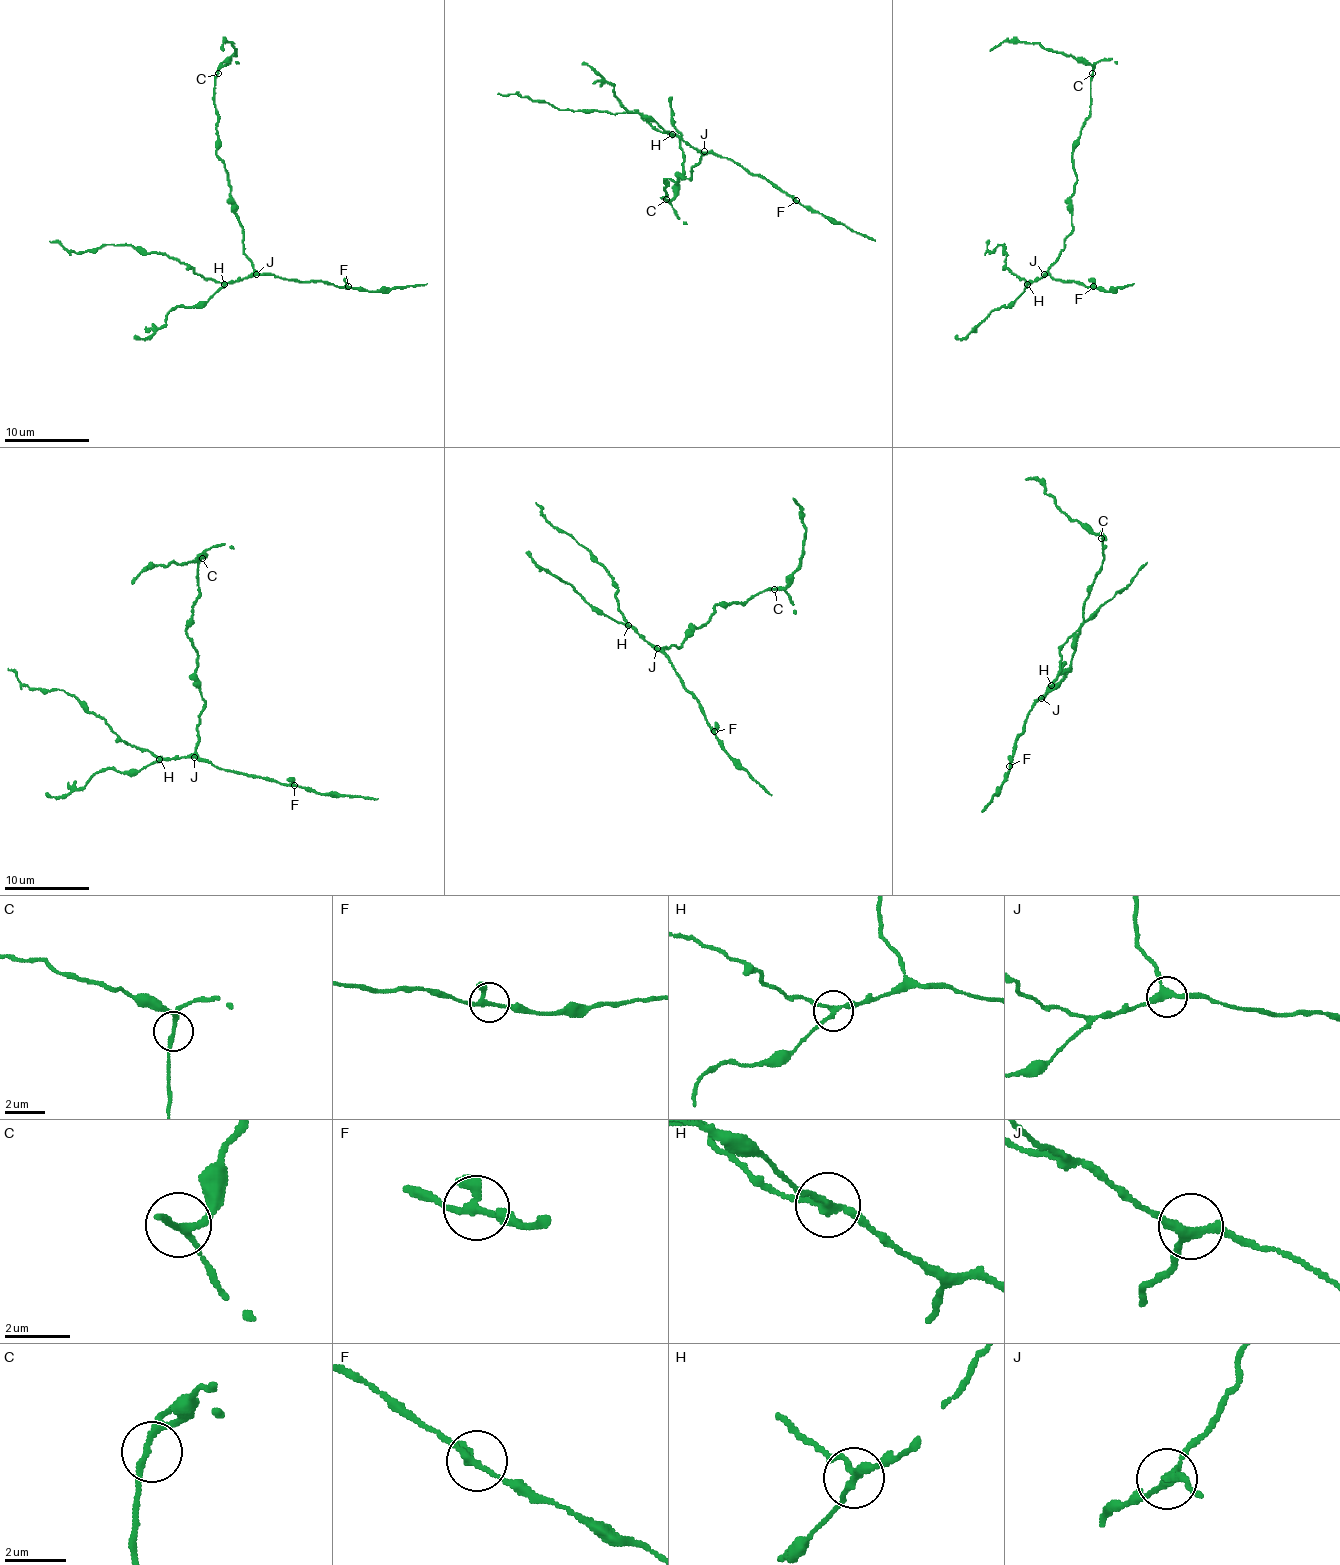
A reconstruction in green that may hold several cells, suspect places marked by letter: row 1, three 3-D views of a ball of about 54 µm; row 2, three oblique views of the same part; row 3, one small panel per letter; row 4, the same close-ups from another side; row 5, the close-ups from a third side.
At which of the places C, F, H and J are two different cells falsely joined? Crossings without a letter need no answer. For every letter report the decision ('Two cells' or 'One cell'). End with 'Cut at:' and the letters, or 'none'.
C: One cell
F: One cell
H: Two cells
J: One cell
Cut at: H

